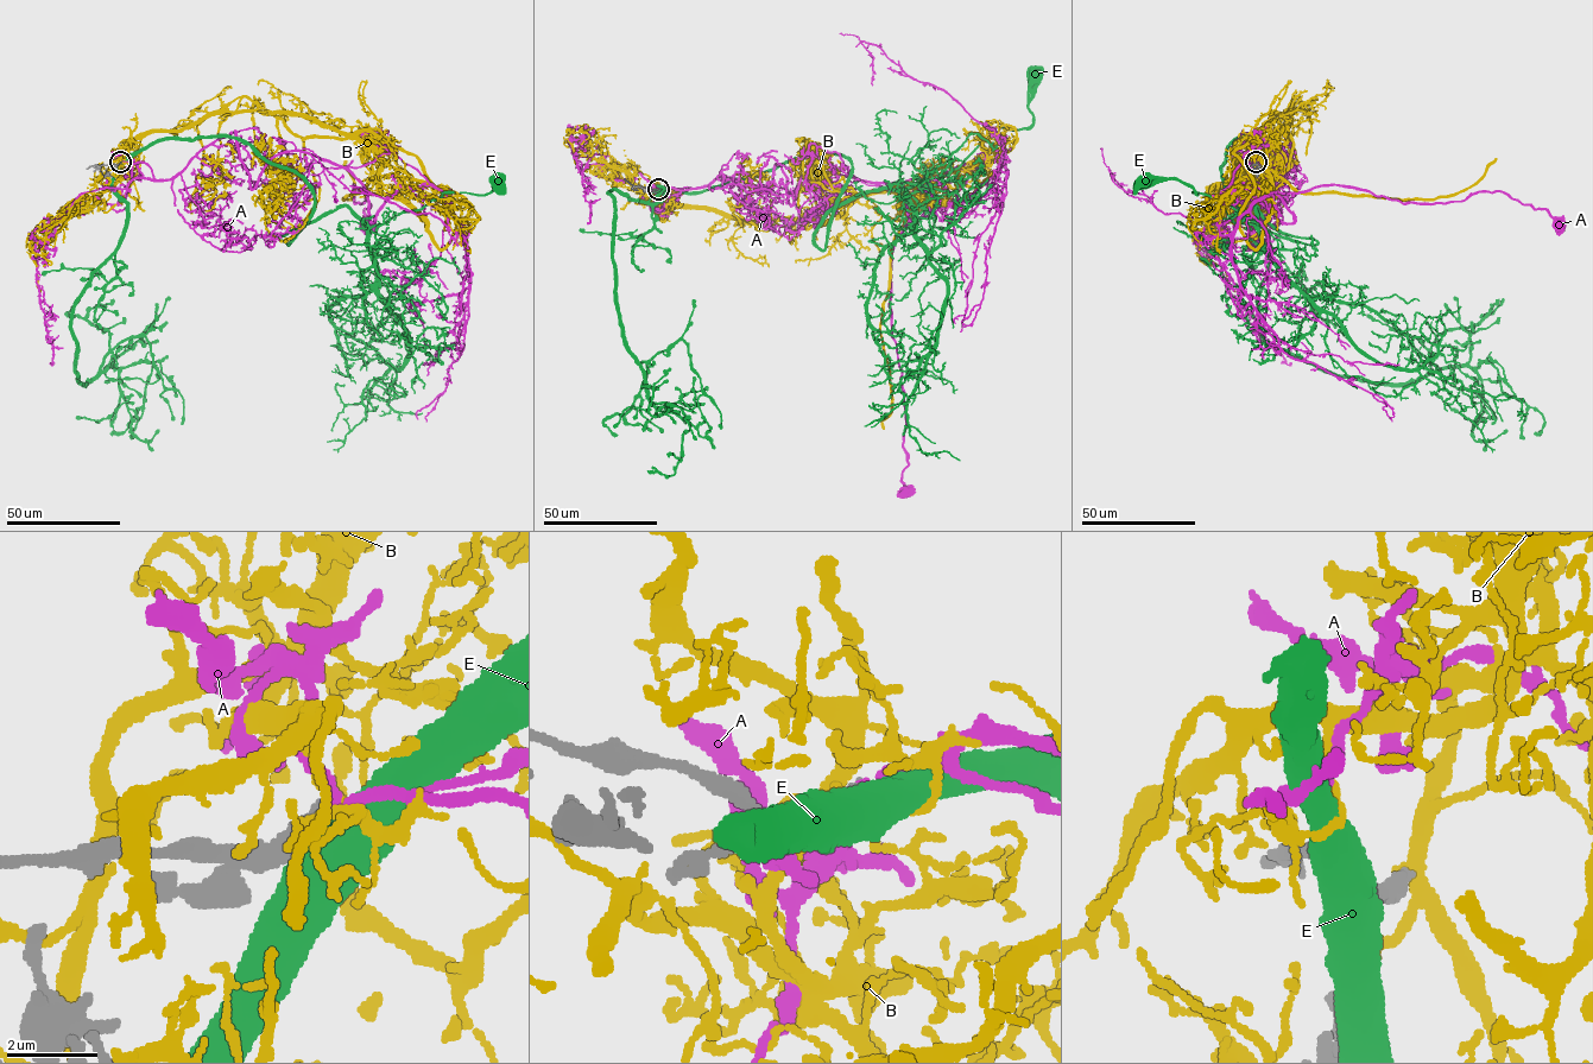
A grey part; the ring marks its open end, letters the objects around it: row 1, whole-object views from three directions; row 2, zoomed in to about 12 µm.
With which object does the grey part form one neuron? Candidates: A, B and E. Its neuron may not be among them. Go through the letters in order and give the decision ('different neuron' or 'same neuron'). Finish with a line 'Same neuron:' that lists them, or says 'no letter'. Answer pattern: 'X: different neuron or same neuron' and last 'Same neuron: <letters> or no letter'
A: same neuron
B: different neuron
E: different neuron
Same neuron: A

